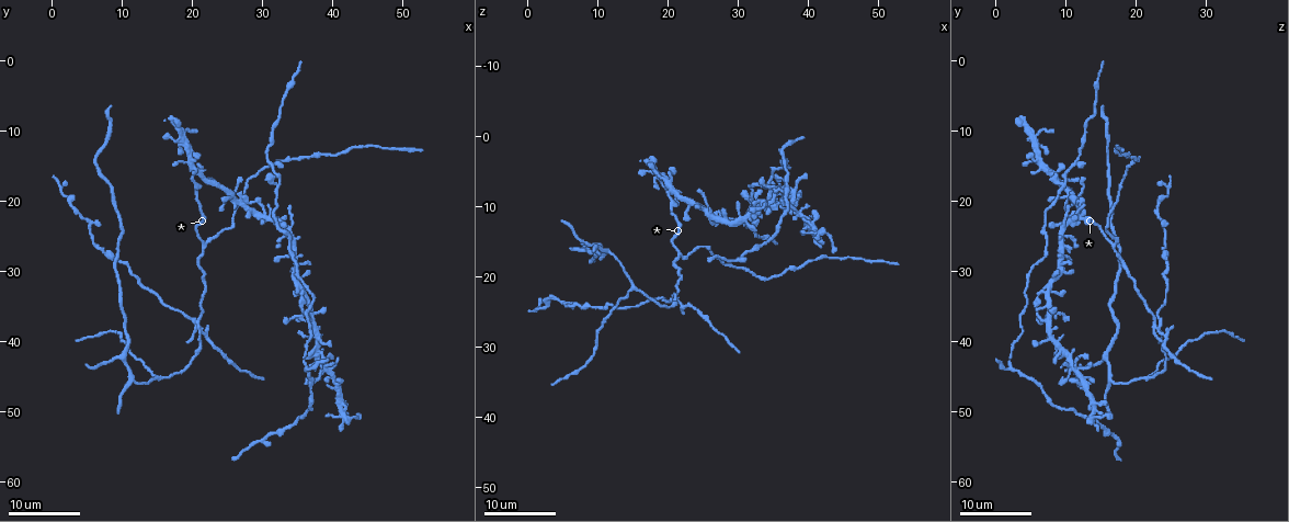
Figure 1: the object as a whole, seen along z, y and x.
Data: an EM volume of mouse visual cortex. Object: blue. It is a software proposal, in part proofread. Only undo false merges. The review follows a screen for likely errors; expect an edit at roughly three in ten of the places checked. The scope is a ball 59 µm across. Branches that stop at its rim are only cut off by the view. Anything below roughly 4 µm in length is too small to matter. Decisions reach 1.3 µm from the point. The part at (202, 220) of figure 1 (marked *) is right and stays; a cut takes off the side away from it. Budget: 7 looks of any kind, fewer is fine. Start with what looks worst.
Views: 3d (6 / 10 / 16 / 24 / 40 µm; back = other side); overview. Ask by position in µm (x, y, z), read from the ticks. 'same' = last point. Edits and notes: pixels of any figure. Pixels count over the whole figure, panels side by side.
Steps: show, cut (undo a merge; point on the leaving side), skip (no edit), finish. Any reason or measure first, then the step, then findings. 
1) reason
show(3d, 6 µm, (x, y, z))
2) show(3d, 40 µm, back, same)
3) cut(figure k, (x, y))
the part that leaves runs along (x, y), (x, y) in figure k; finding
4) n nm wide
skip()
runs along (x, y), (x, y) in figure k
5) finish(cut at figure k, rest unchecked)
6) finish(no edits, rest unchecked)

three arms meet
show(3d, 16 µm, (32.0, 23.5, 6.5))

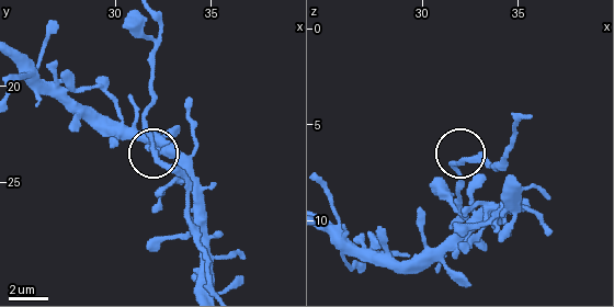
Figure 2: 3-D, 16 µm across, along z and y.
zoom in
show(3d, 6 µm, (32.1, 23.4, 7.0))

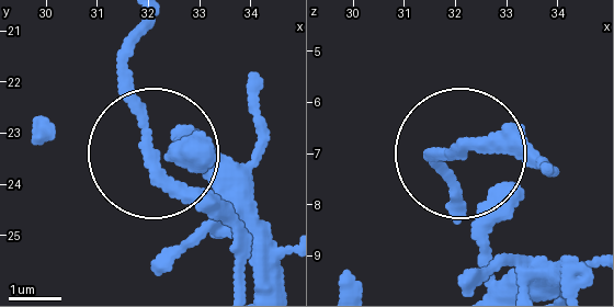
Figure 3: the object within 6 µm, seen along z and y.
skip()
continuous, no second neuron

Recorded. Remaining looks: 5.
three-way junction
show(3d, 24 µm, (10.0, 42.5, 15.5))

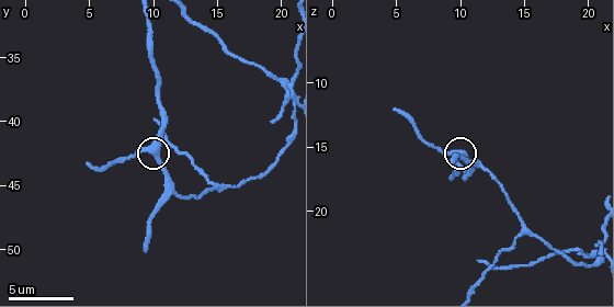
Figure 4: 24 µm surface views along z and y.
zoom in
show(3d, 10 µm, same)

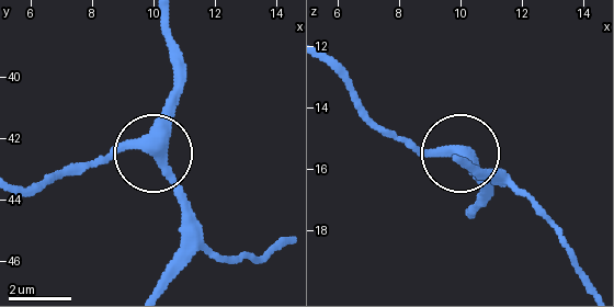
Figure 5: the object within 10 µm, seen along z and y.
340 nm wide
skip()
runs along (287, 239), (219, 252), (165, 161), (133, 145), (65, 169) in figure 5; all the same neuron

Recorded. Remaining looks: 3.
a fork
show(3d, 16 µm, (22.0, 26.0, 17.0))

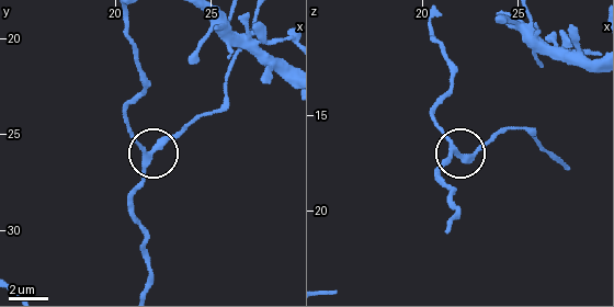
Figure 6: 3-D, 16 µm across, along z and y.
zoom in
show(3d, 6 µm, (21.9, 26.1, 17.0))

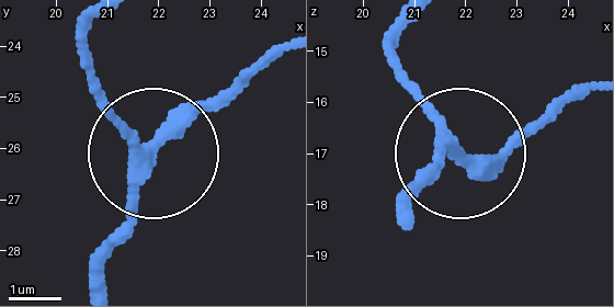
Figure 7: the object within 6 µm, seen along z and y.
3 arms
skip()
runs along (91, 23), (91, 88), (148, 149), (192, 127), (266, 53) in figure 7; all the same neuron

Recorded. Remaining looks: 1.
finish(no edits, rest unchecked)

